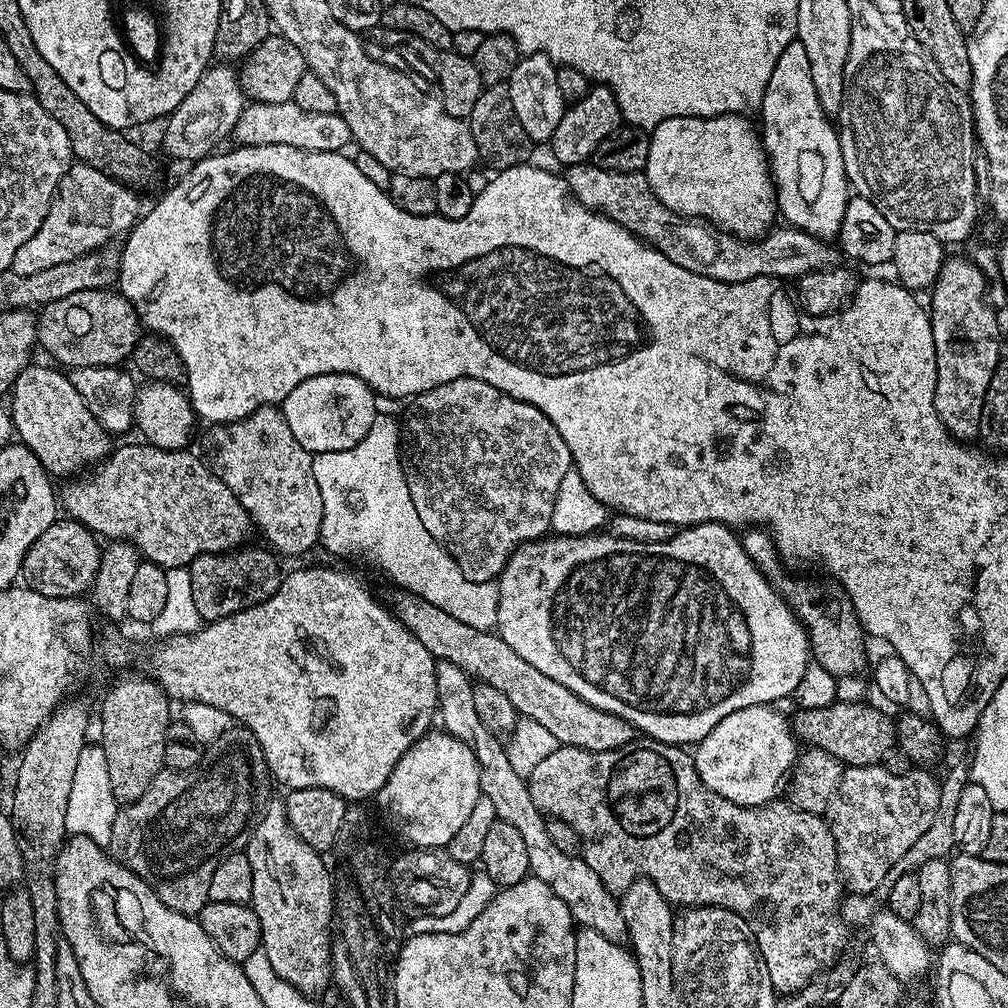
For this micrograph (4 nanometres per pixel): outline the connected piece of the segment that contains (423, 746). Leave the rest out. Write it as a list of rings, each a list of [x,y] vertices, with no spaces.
[[[429,730],[424,737],[402,758],[398,758],[398,766],[386,778],[382,790],[376,793],[374,803],[380,807],[379,815],[384,817],[388,826],[399,829],[403,837],[413,841],[420,848],[447,849],[450,838],[466,823],[466,817],[474,810],[474,802],[480,797],[479,763],[475,758],[474,750],[445,730]]]

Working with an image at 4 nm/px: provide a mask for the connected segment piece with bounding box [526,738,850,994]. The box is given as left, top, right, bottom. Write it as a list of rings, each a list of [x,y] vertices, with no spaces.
[[[640,738],[621,748],[601,752],[557,746],[554,754],[547,756],[543,762],[538,762],[538,766],[534,766],[534,770],[526,777],[530,798],[536,809],[543,812],[545,817],[570,822],[570,826],[574,826],[574,830],[578,830],[586,866],[590,866],[590,870],[594,870],[594,874],[598,874],[598,878],[602,878],[602,882],[611,892],[623,894],[632,885],[633,880],[647,878],[654,882],[654,886],[658,886],[658,890],[673,906],[701,908],[707,904],[713,904],[719,908],[729,908],[731,912],[736,912],[748,923],[748,930],[751,932],[753,940],[756,941],[756,951],[764,959],[764,965],[770,974],[770,982],[777,993],[798,992],[829,966],[835,965],[841,959],[839,958],[840,951],[848,944],[850,928],[840,916],[841,899],[845,895],[846,889],[840,878],[834,836],[830,834],[828,821],[824,816],[815,816],[793,808],[788,802],[783,802],[784,804],[773,802],[764,804],[761,808],[738,806],[734,802],[722,798],[722,794],[714,794],[714,790],[706,787],[698,774],[693,757],[689,753],[687,756],[684,752],[687,751],[681,745],[663,744],[647,738]]]

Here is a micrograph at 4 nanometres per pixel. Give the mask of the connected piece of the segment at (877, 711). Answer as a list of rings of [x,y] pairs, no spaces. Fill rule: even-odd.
[[[835,702],[825,708],[801,708],[791,717],[792,735],[801,745],[821,748],[834,754],[840,763],[853,768],[879,765],[886,750],[897,747],[896,722],[880,708],[865,702]]]

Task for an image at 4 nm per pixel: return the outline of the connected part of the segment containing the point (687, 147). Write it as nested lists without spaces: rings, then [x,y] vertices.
[[[744,114],[666,118],[651,129],[646,175],[656,197],[670,210],[703,218],[731,236],[755,240],[777,223],[778,209],[761,133],[748,120]]]

